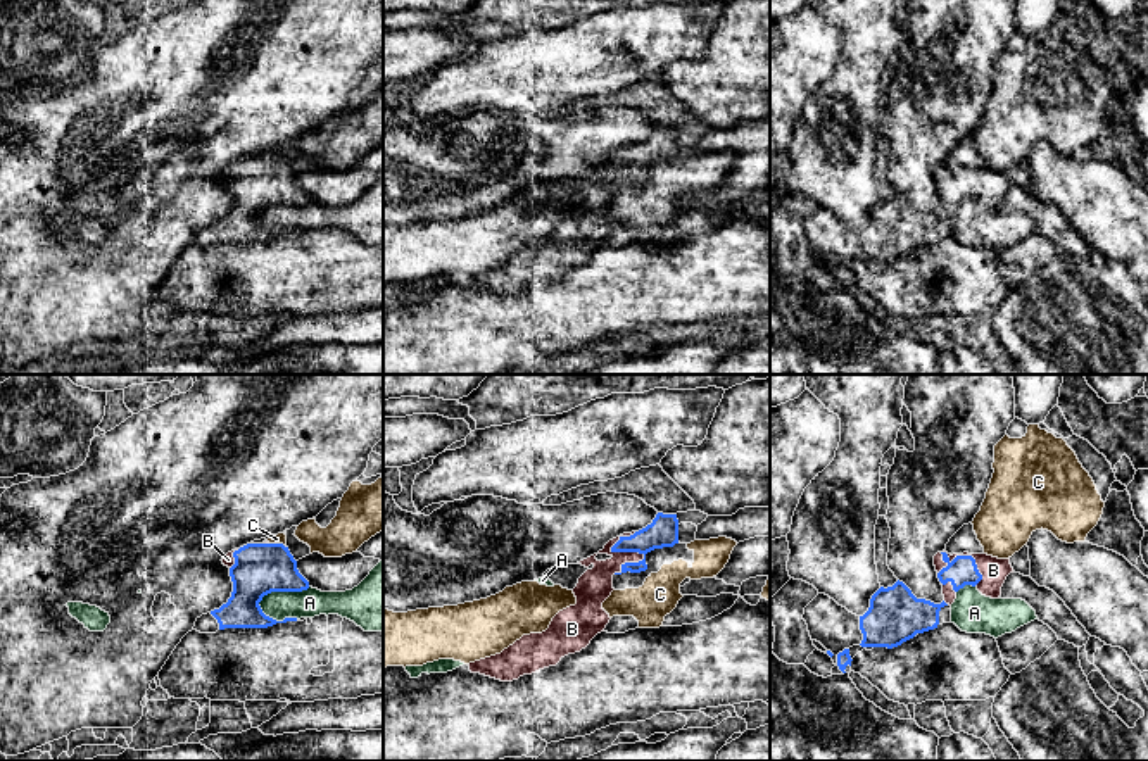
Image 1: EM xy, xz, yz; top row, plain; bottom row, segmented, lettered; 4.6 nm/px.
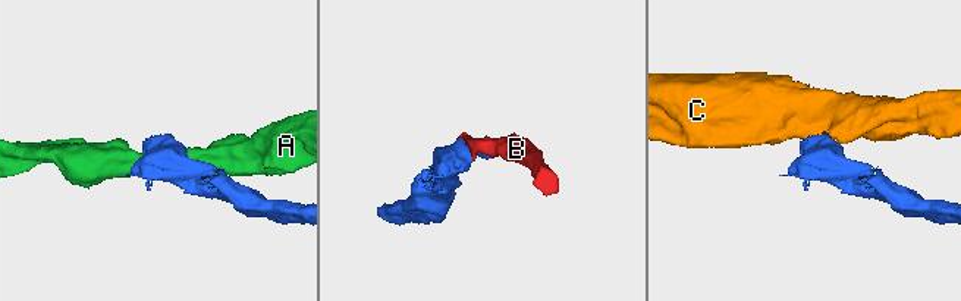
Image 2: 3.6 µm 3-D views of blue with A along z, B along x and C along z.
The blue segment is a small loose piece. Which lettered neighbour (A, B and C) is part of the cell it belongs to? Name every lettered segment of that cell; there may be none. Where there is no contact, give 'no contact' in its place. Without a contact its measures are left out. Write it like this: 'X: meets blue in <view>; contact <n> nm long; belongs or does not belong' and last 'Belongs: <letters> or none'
A: meets blue in xy; contact 260 nm long; does not belong
B: meets blue in xz; contact 220 nm long; belongs
C: meets blue in xy; contact 80 nm long; does not belong
Belongs: B

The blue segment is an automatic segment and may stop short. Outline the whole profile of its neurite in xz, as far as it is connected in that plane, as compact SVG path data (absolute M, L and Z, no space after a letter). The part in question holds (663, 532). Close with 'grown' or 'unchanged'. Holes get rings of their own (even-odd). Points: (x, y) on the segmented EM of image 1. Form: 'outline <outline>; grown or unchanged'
outline M658 513L646 528L609 540L602 550L578 563L587 571L573 588L575 606L559 611L546 632L523 635L501 654L470 663L470 671L513 682L556 666L568 654L580 652L604 632L611 619L602 602L615 590L613 576L646 571L647 552L675 544L678 544L677 514L663 513Z; grown

